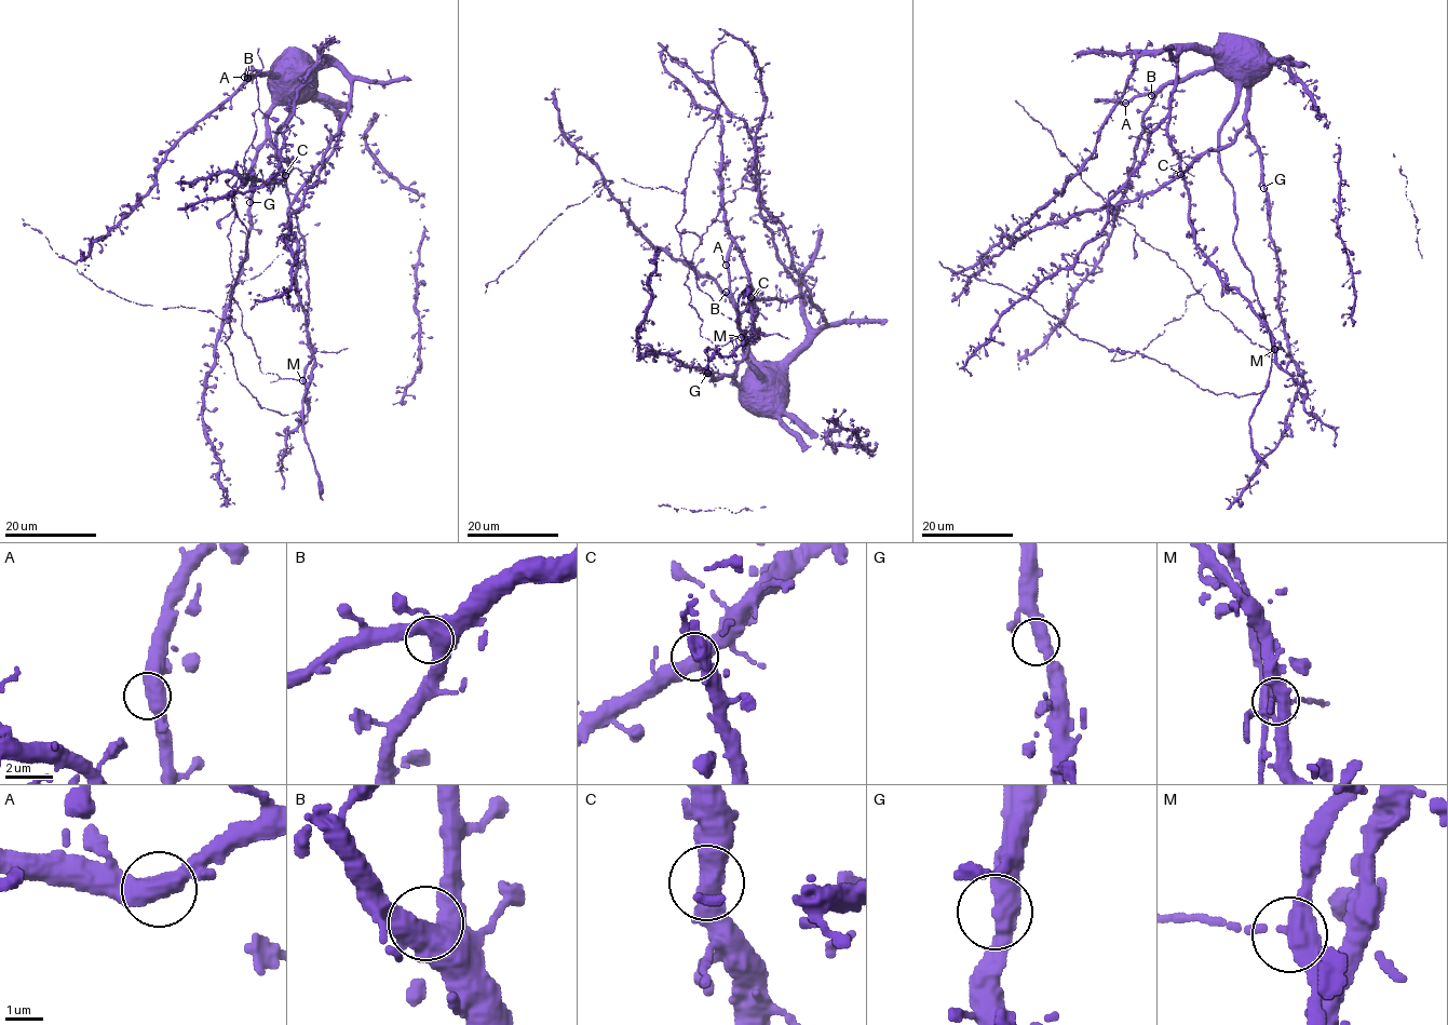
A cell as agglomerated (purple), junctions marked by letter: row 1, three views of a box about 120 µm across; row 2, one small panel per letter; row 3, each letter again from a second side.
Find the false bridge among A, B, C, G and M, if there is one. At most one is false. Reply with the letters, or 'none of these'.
none of these

